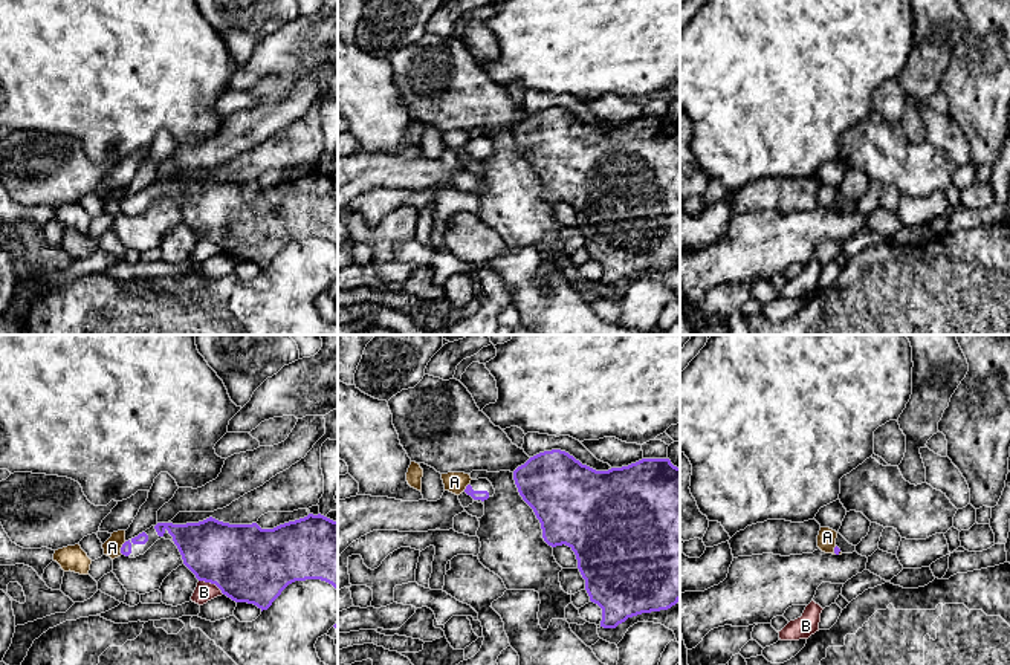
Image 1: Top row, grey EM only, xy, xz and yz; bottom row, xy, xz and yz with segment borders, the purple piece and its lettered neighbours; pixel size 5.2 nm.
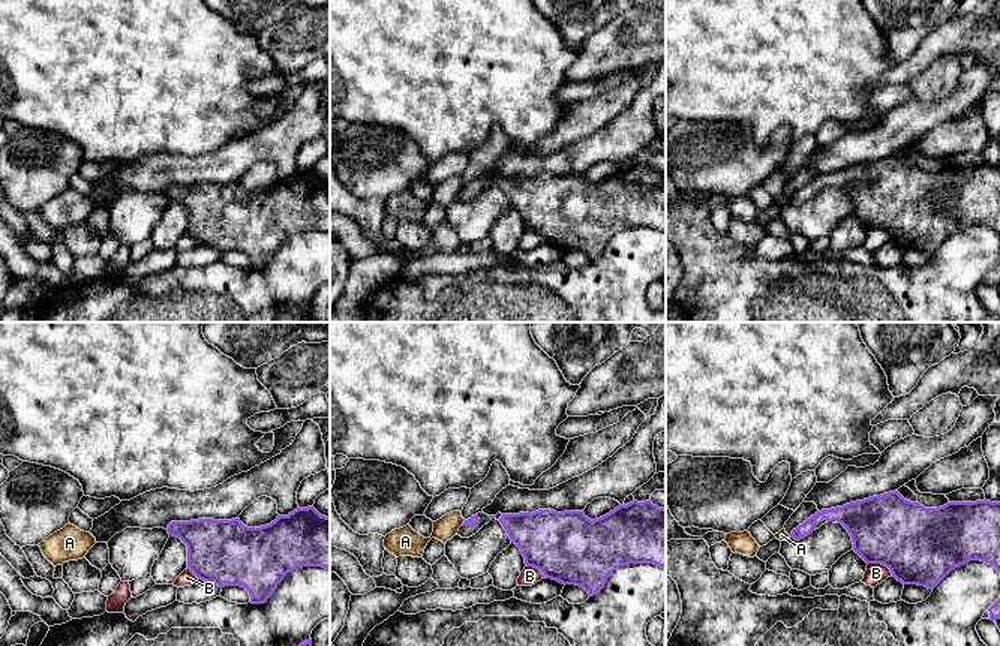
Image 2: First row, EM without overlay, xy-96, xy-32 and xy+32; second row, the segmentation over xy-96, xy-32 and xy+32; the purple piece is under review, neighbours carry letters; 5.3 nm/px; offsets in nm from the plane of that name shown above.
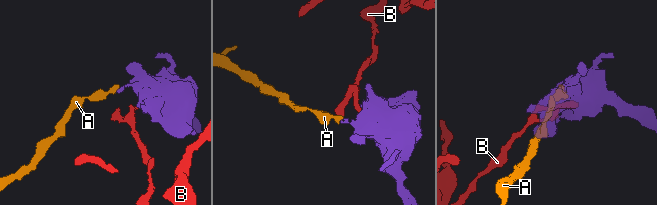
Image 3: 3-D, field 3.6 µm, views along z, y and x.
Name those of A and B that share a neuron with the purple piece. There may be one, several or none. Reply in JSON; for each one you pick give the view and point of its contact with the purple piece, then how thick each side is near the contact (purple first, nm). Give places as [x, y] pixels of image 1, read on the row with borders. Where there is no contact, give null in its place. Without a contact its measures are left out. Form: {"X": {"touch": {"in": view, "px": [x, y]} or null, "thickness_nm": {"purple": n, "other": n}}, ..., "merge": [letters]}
{"merge": []}

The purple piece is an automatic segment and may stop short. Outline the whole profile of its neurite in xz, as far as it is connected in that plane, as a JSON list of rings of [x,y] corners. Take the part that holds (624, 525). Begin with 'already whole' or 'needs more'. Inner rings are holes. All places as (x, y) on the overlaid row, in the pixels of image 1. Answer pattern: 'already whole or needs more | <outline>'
already whole | [[[561,449],[539,453],[513,471],[523,500],[541,523],[552,546],[568,546],[578,560],[590,601],[602,608],[600,627],[616,628],[628,618],[668,610],[680,601],[680,468],[669,459],[642,459],[608,471],[582,465]]]

